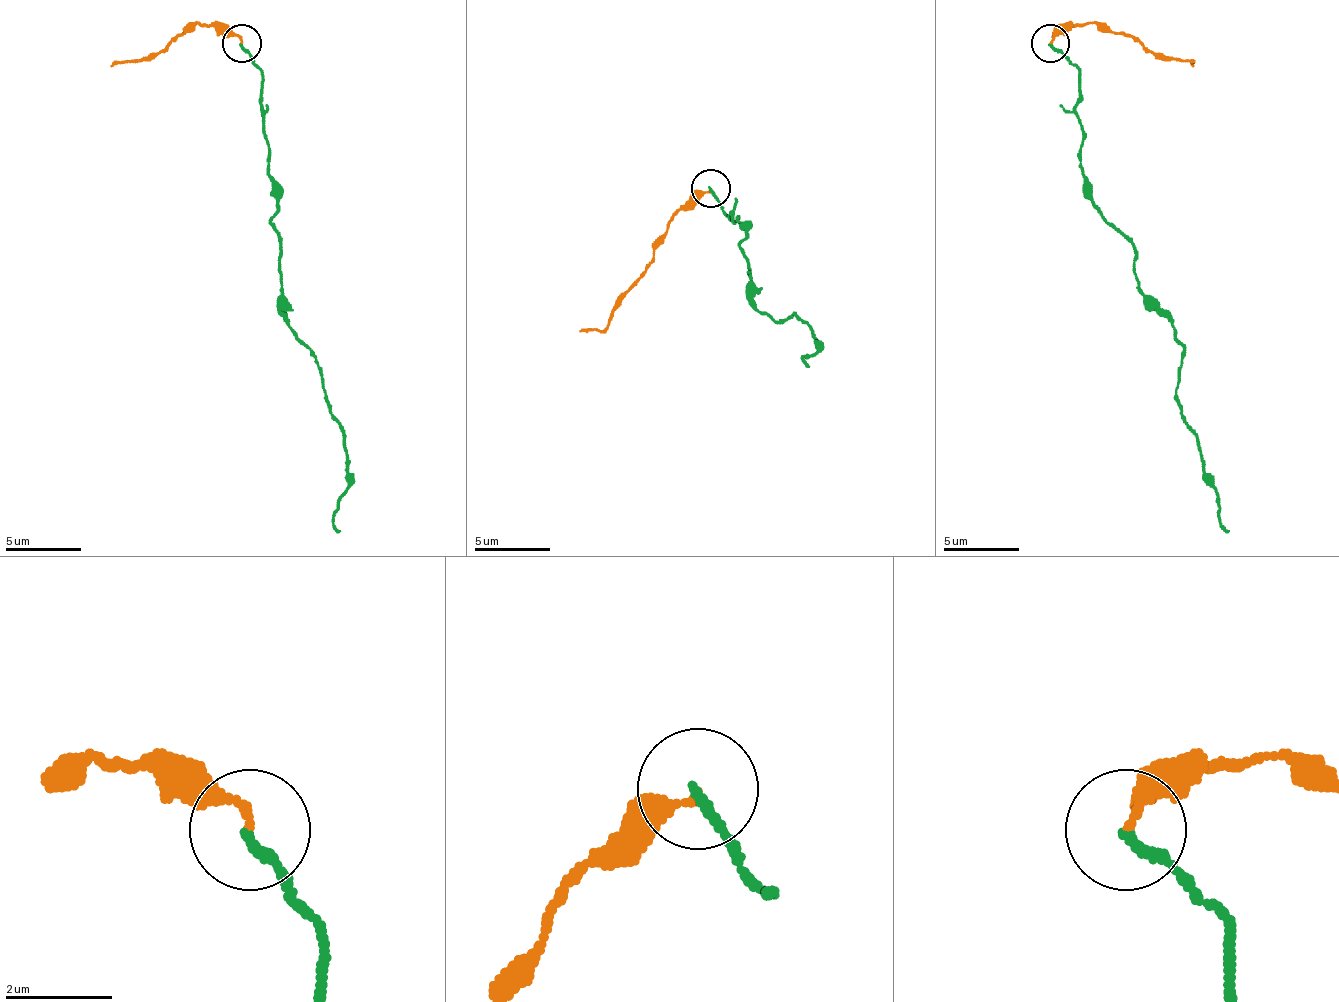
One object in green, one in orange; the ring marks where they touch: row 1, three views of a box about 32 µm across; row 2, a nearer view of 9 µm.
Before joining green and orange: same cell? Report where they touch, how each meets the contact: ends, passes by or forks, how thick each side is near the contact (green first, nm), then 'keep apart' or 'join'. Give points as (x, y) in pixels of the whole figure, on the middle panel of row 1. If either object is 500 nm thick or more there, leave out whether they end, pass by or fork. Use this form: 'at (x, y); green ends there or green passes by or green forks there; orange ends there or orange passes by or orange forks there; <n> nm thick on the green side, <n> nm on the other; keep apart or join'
at (711, 188); green ends there; orange ends there; 190 nm thick on the green side, 150 nm on the other; keep apart

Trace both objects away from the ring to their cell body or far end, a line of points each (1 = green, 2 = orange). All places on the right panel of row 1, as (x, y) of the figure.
1: (1051, 42), (1081, 77), (1085, 195), (1135, 248), (1135, 278), (1180, 351), (1180, 419), (1199, 450), (1226, 533)
2: (1051, 42), (1085, 23), (1104, 23), (1161, 58), (1192, 65)

